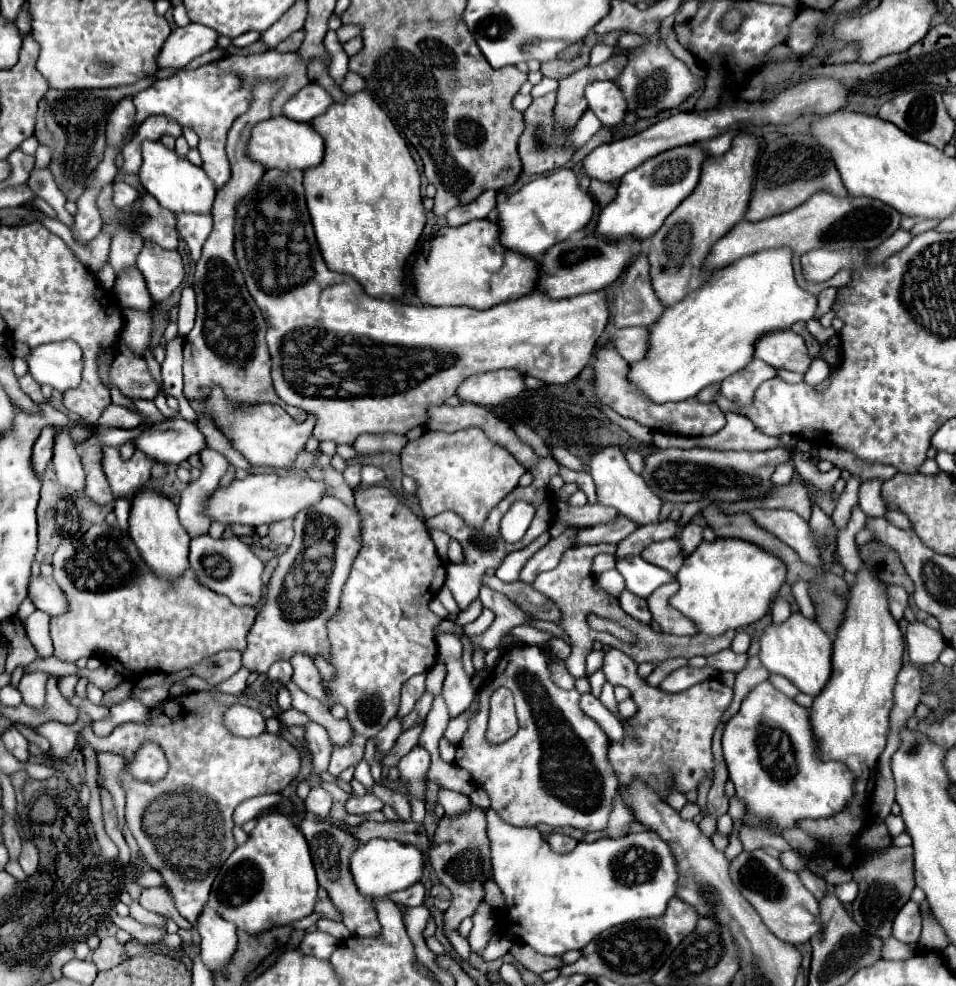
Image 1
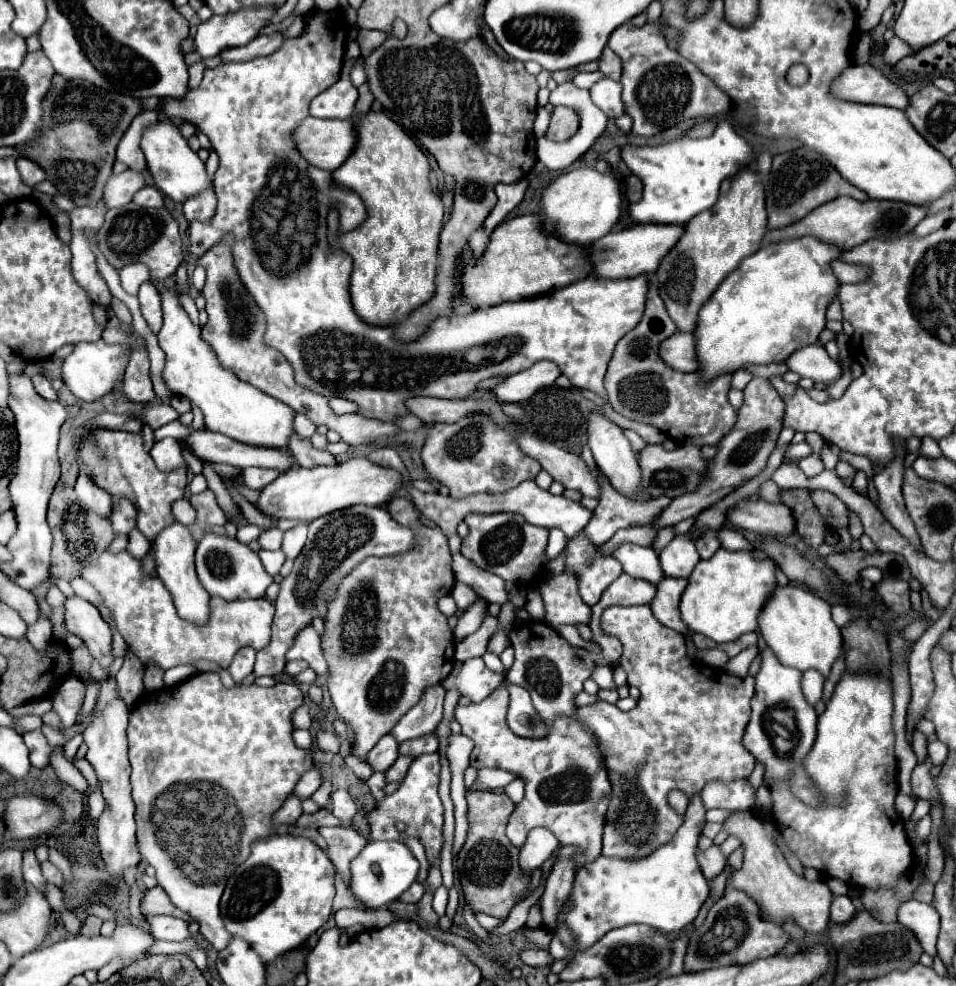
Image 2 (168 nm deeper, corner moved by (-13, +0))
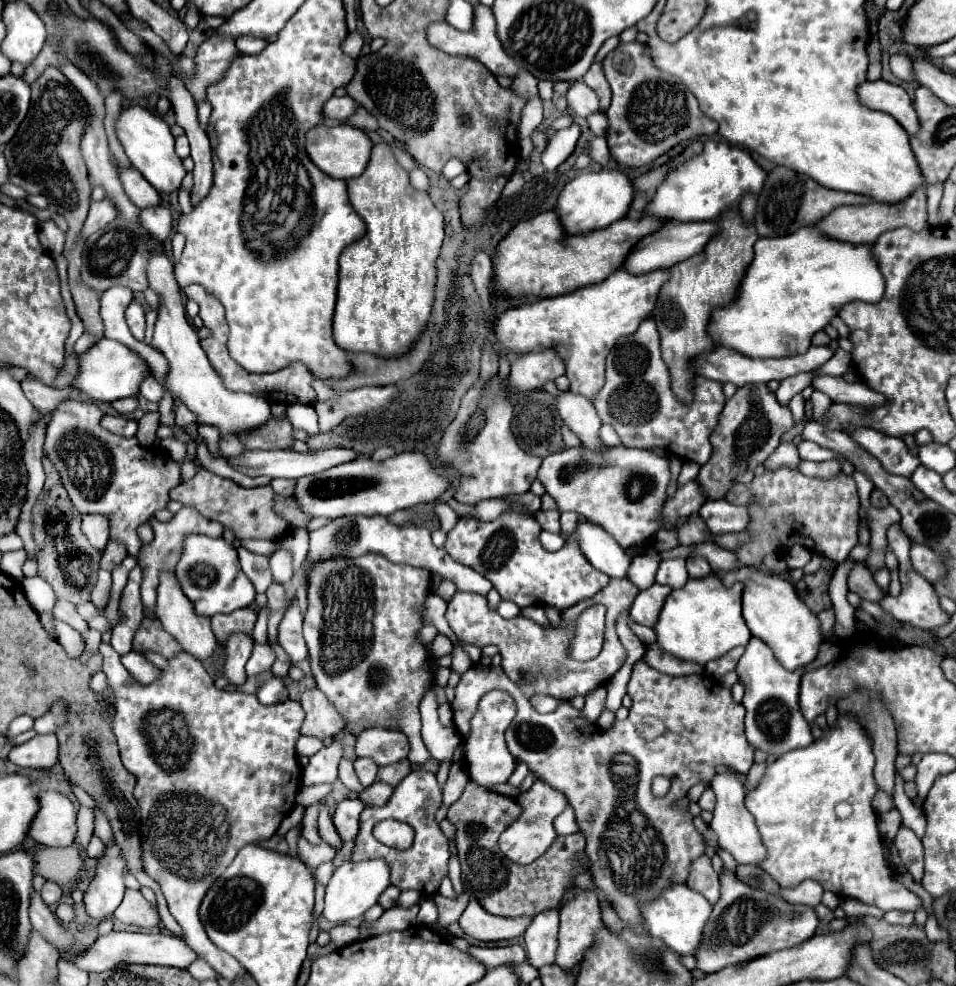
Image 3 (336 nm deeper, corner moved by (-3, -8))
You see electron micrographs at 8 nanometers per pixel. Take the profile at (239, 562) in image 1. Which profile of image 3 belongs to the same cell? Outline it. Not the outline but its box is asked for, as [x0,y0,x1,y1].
[175,534,255,616]

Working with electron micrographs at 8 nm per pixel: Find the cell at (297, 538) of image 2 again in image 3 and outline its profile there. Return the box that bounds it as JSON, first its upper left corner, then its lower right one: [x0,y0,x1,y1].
[271,550,293,584]

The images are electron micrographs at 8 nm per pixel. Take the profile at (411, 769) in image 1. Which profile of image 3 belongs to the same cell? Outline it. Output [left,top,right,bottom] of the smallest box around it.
[353,768,449,896]

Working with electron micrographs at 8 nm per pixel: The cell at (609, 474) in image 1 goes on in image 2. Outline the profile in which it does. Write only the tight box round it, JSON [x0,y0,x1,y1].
[587,412,649,500]

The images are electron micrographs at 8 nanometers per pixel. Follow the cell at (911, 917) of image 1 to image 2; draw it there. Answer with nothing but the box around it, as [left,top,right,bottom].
[897,900,939,958]

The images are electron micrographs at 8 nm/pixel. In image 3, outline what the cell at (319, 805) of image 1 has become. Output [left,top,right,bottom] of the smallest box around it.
[333,798,365,842]

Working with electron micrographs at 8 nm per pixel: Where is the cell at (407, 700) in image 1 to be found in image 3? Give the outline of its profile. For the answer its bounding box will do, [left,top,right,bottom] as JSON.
[355,728,409,766]

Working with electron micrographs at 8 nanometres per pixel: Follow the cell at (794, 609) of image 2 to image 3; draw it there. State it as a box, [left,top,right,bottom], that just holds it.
[719,566,823,670]

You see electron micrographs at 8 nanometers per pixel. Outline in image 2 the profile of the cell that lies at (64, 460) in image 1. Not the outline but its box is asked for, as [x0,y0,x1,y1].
[75,470,113,518]

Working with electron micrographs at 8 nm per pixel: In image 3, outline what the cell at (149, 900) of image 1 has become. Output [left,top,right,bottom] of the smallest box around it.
[113,890,161,928]

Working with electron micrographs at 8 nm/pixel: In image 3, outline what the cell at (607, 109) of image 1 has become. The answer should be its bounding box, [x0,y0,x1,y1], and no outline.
[567,82,599,118]

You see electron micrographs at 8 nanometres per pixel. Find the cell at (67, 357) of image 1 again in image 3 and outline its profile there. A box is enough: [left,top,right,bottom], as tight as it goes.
[71,338,149,402]

